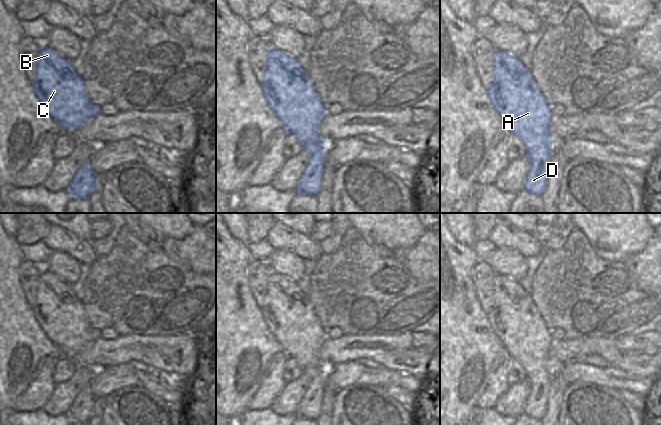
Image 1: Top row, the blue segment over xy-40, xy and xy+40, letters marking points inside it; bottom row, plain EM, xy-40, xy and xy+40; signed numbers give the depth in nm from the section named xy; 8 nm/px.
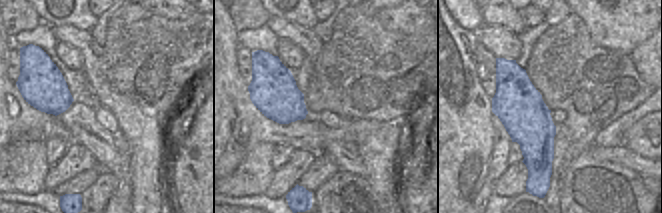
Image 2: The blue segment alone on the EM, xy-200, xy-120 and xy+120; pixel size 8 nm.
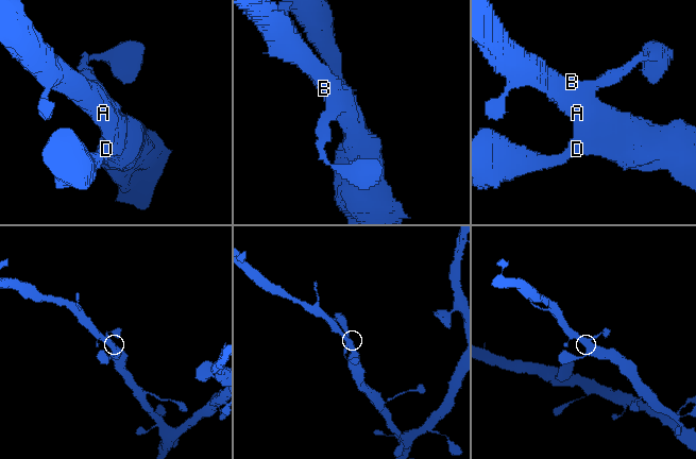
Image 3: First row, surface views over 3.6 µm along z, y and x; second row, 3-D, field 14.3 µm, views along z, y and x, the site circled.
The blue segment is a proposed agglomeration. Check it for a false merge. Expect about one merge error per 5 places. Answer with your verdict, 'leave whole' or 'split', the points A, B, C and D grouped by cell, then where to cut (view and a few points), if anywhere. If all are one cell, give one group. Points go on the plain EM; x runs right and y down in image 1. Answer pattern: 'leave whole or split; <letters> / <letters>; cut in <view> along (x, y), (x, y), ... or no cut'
leave whole; A B C D; no cut

